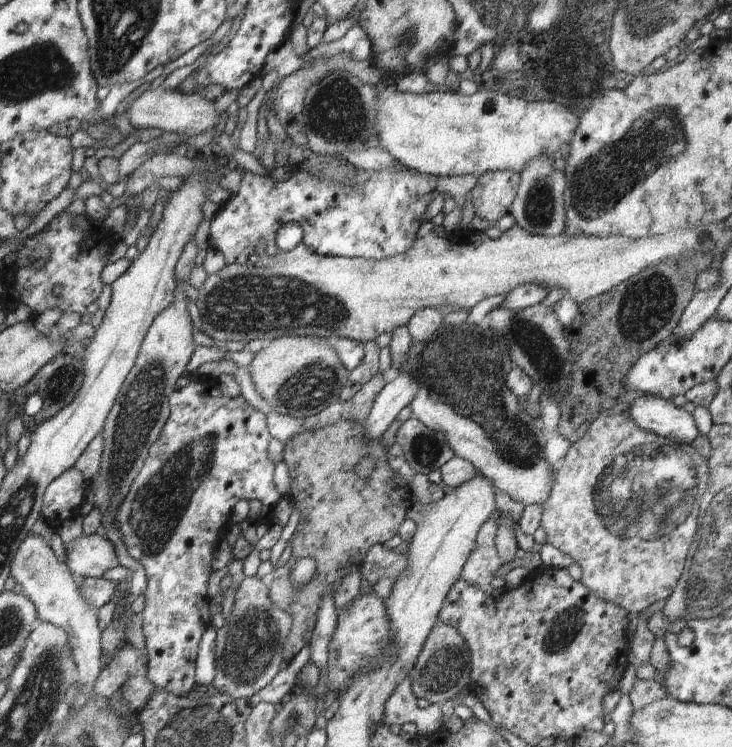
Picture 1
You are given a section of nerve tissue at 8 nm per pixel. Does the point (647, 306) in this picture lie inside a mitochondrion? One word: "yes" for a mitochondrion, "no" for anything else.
yes

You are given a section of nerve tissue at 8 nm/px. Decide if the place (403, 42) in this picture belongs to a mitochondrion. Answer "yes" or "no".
yes

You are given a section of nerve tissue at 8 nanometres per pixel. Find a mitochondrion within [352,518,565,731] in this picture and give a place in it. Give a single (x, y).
(445, 666)

